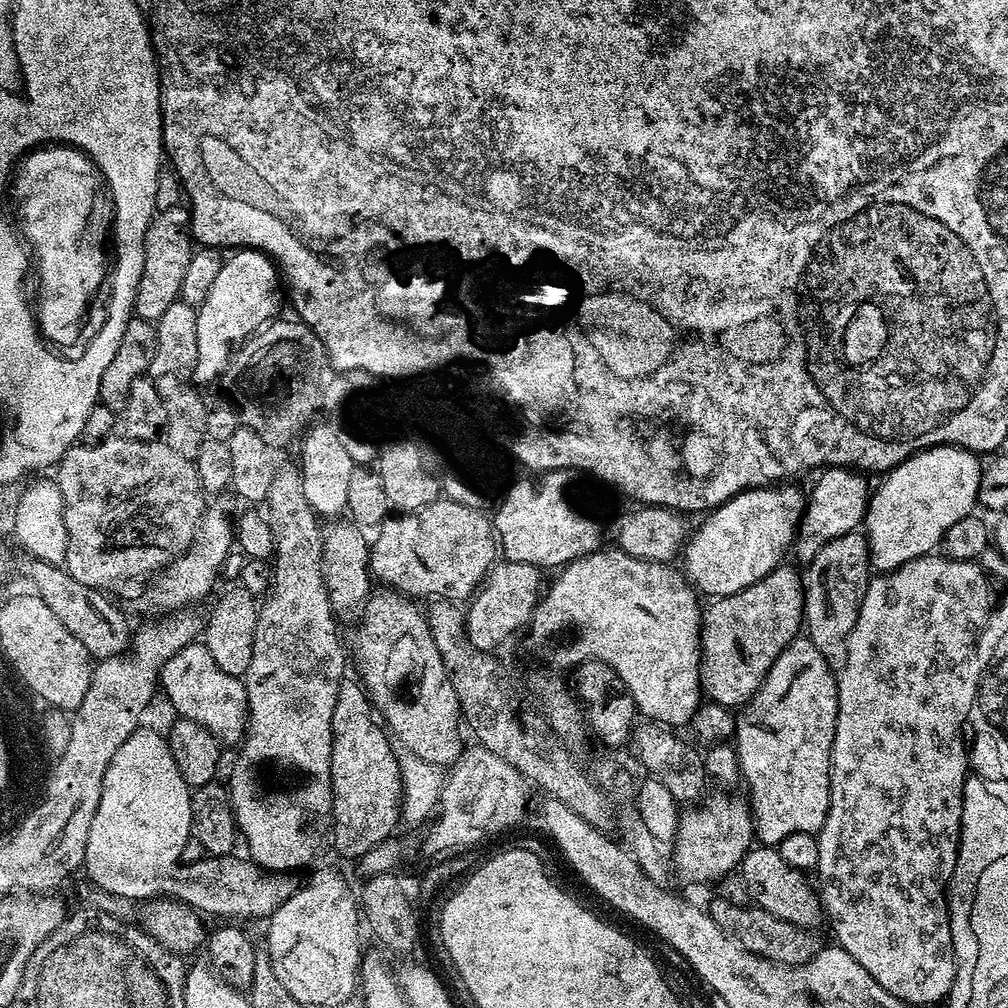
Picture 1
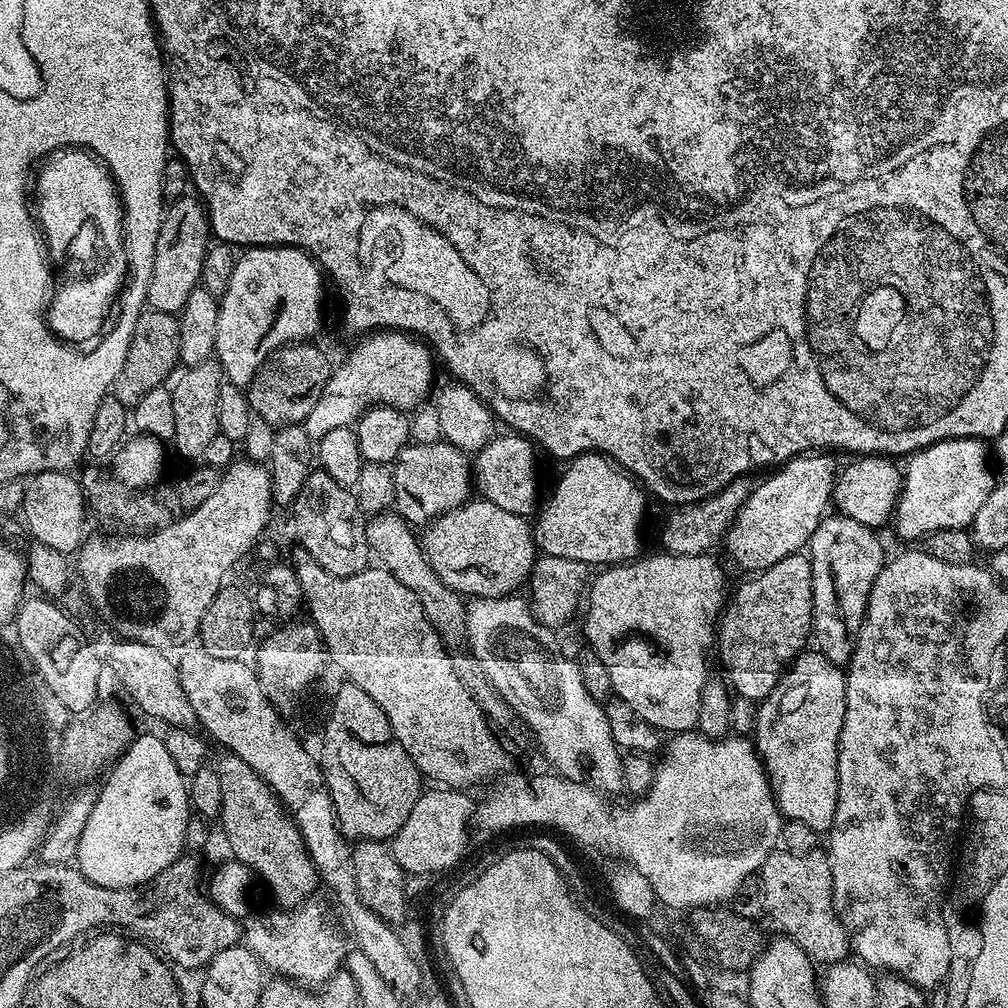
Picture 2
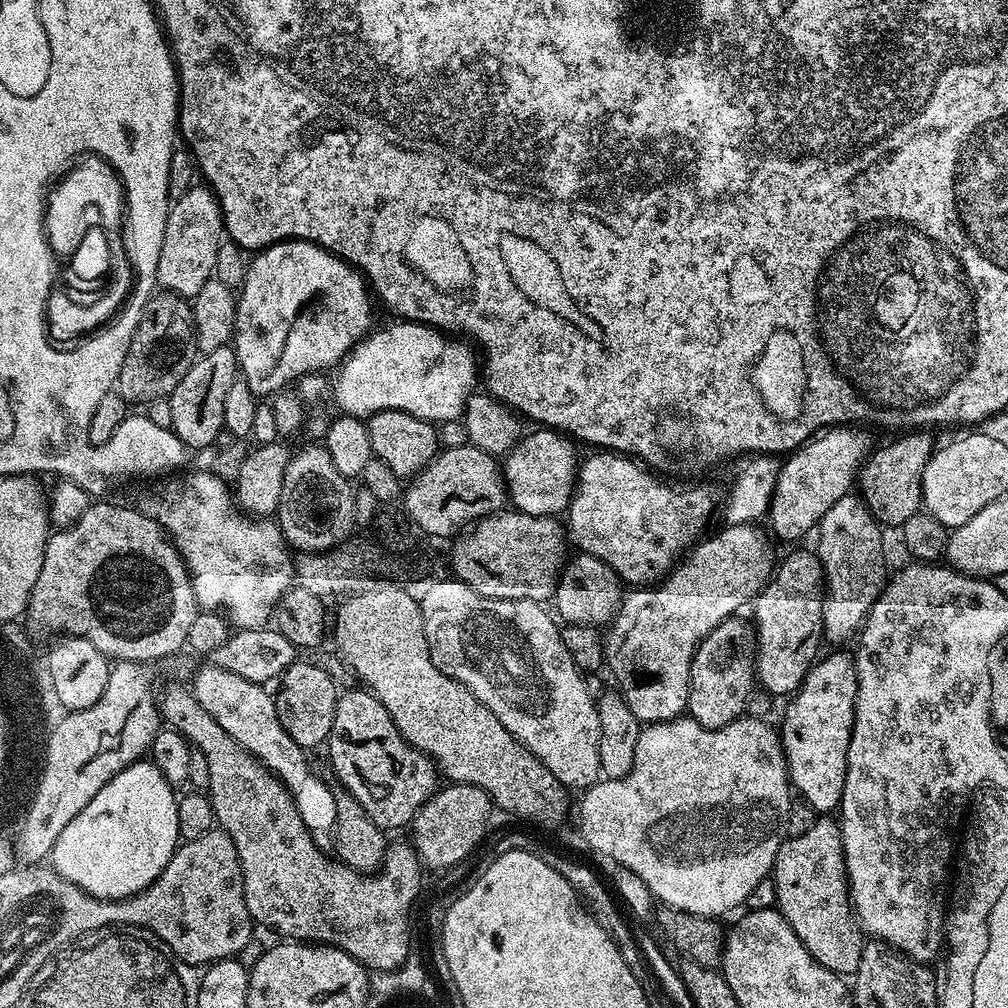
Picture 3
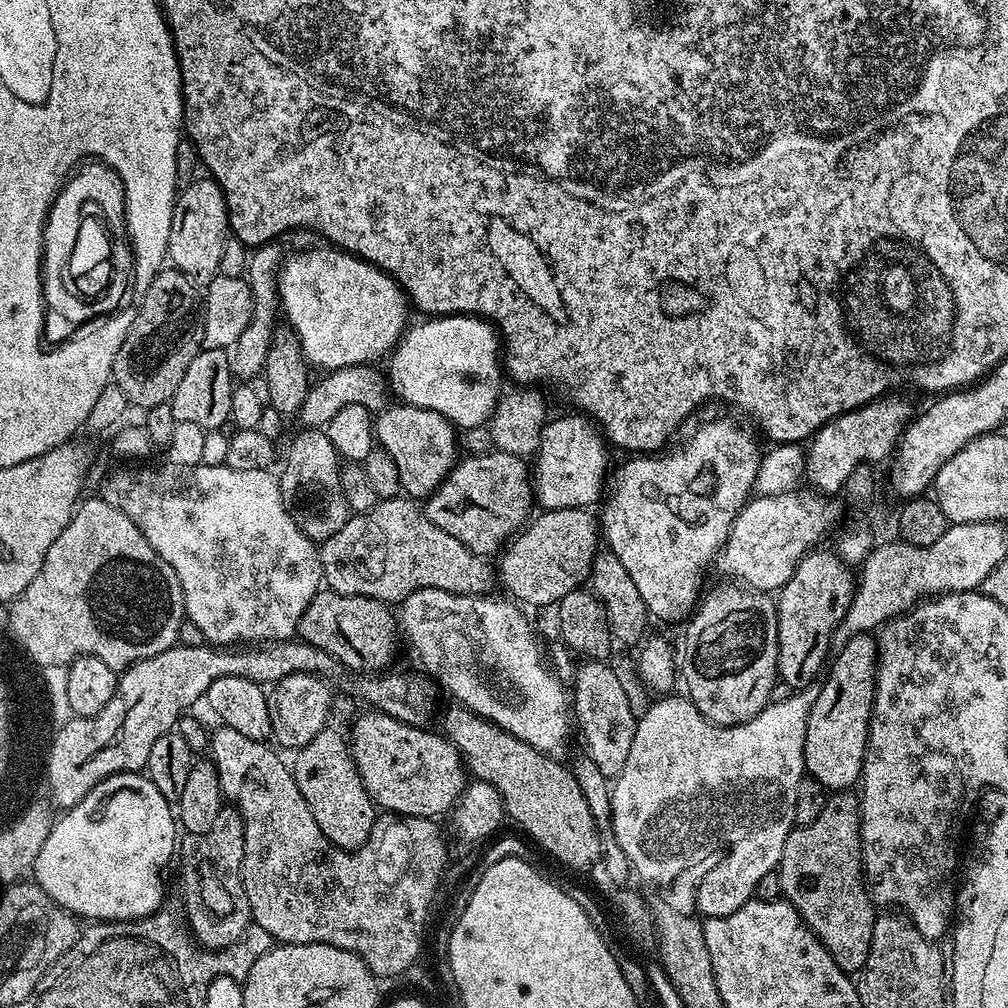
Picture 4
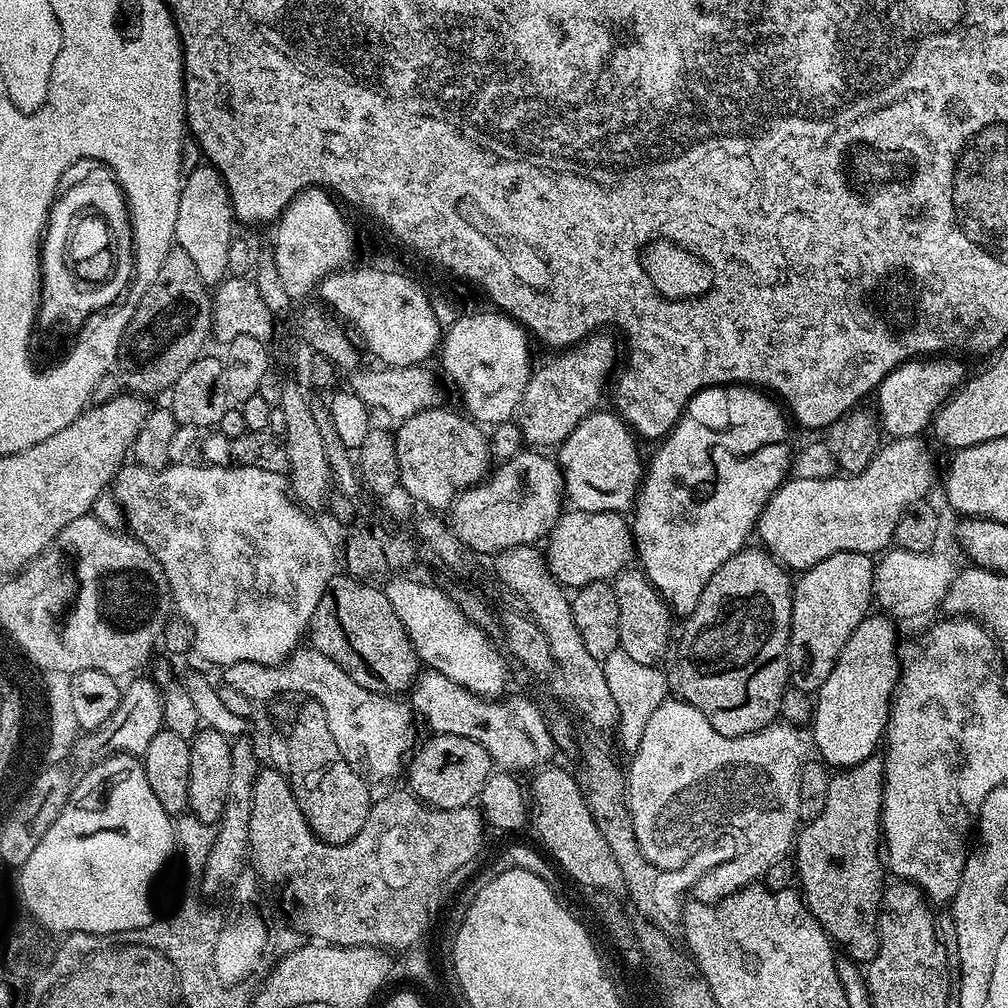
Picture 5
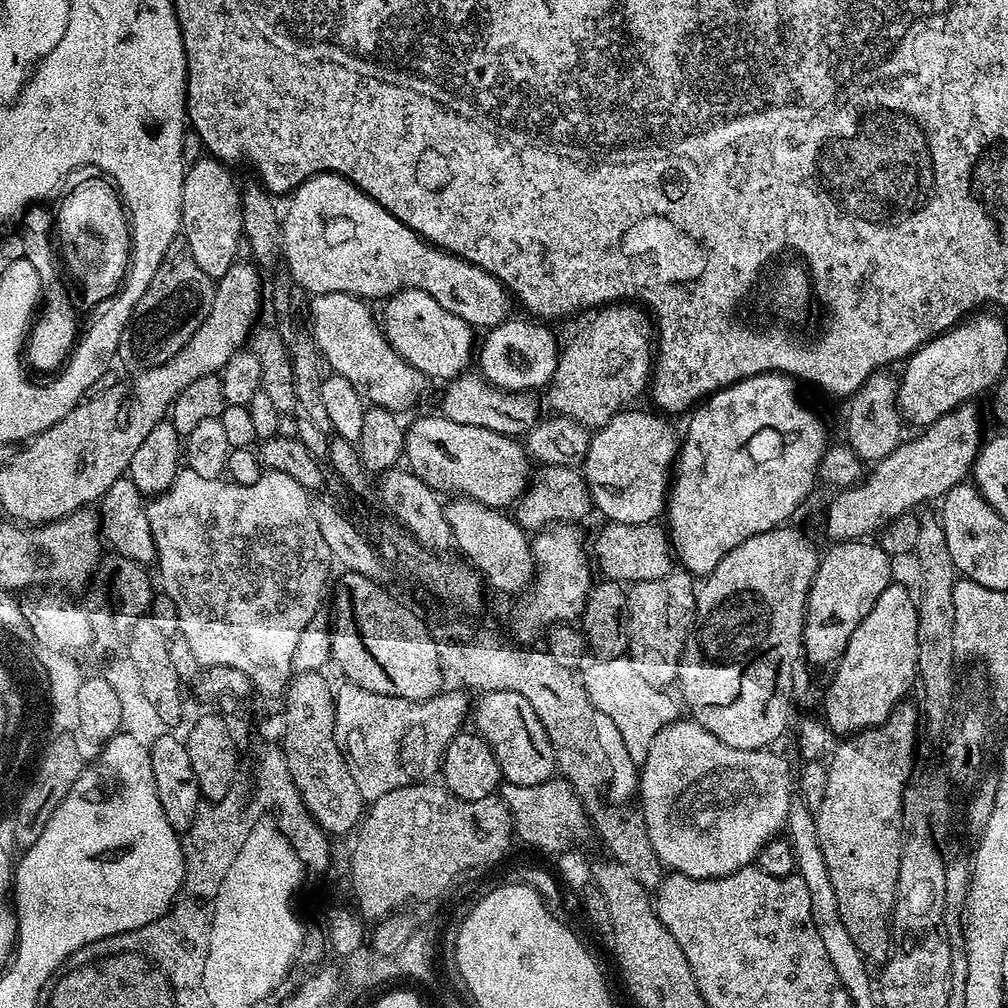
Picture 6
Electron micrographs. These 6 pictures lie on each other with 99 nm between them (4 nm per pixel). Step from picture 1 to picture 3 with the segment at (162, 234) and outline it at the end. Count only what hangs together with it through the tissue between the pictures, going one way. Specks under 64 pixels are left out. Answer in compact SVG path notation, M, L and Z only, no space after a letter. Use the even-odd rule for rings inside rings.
M197 186L186 190L182 198L171 201L166 218L166 235L162 237L162 258L158 258L157 285L165 292L177 292L185 298L196 296L214 276L224 235L224 216L211 188Z

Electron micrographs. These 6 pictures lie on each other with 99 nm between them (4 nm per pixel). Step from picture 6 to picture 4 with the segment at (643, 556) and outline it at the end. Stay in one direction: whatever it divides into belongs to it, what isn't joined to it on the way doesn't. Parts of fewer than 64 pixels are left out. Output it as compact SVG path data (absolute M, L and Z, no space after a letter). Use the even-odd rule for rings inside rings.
M554 508L541 511L531 522L524 525L504 545L499 553L498 580L509 597L521 605L549 604L555 606L566 594L581 587L592 575L592 564L596 561L596 554L602 544L602 533L598 527L595 515L591 516L588 508Z

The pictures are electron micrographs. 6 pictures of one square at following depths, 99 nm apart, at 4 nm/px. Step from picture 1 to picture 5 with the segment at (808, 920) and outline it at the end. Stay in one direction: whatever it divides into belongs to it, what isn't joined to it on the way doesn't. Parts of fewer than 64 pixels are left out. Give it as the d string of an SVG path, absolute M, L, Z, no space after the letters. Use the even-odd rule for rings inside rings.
M872 755L868 760L858 762L852 768L845 768L837 771L832 776L830 788L826 794L826 803L822 806L822 814L818 814L818 818L807 821L801 830L797 833L797 838L794 842L794 863L795 871L798 879L798 884L804 898L804 903L807 905L811 913L828 933L829 937L840 947L844 948L843 952L849 959L854 960L858 964L867 964L877 956L878 946L880 945L879 934L879 908L881 899L884 896L886 887L886 868L882 863L882 833L880 830L880 807L882 806L882 798L884 797L884 762L879 755Z

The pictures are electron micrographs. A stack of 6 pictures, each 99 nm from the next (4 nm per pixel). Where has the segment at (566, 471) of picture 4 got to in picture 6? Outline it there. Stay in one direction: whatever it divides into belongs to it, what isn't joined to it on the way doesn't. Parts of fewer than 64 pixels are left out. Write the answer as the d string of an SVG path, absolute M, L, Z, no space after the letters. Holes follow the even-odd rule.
M632 406L627 410L620 412L614 418L610 418L610 422L606 422L601 428L595 429L592 432L592 441L586 450L586 458L582 465L584 473L584 481L588 484L588 489L592 495L592 506L597 513L601 512L605 517L605 521L613 524L650 524L657 519L656 515L663 513L666 508L666 501L670 491L670 481L674 476L674 465L678 459L678 432L672 429L672 424L667 415L661 414L659 411L651 410L652 412L639 412L639 407Z

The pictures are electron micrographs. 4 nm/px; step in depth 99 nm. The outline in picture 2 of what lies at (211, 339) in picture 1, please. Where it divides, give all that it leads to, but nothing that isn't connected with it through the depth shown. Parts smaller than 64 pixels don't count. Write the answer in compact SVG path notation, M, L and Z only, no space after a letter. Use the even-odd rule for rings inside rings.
M252 246L235 257L229 285L219 297L215 359L227 383L247 389L254 374L272 353L286 344L307 341L320 328L320 311L324 308L326 277L319 264L302 248L287 246Z

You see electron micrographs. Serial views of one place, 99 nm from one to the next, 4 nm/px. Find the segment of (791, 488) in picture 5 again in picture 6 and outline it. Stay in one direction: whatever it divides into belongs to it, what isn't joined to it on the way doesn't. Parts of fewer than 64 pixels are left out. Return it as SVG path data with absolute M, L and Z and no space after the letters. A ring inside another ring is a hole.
M972 402L962 404L942 418L938 418L921 431L924 432L921 436L916 436L913 440L905 439L892 451L891 456L875 461L873 468L876 469L869 476L867 473L860 483L852 488L837 491L836 497L828 504L828 517L824 520L824 528L828 531L829 541L863 540L871 537L871 532L879 533L889 522L901 514L900 496L896 492L908 492L907 507L916 510L919 509L919 504L924 504L927 500L939 501L955 484L965 483L966 477L972 471L972 464L976 461L976 455L982 447L980 412L975 408L976 406Z

